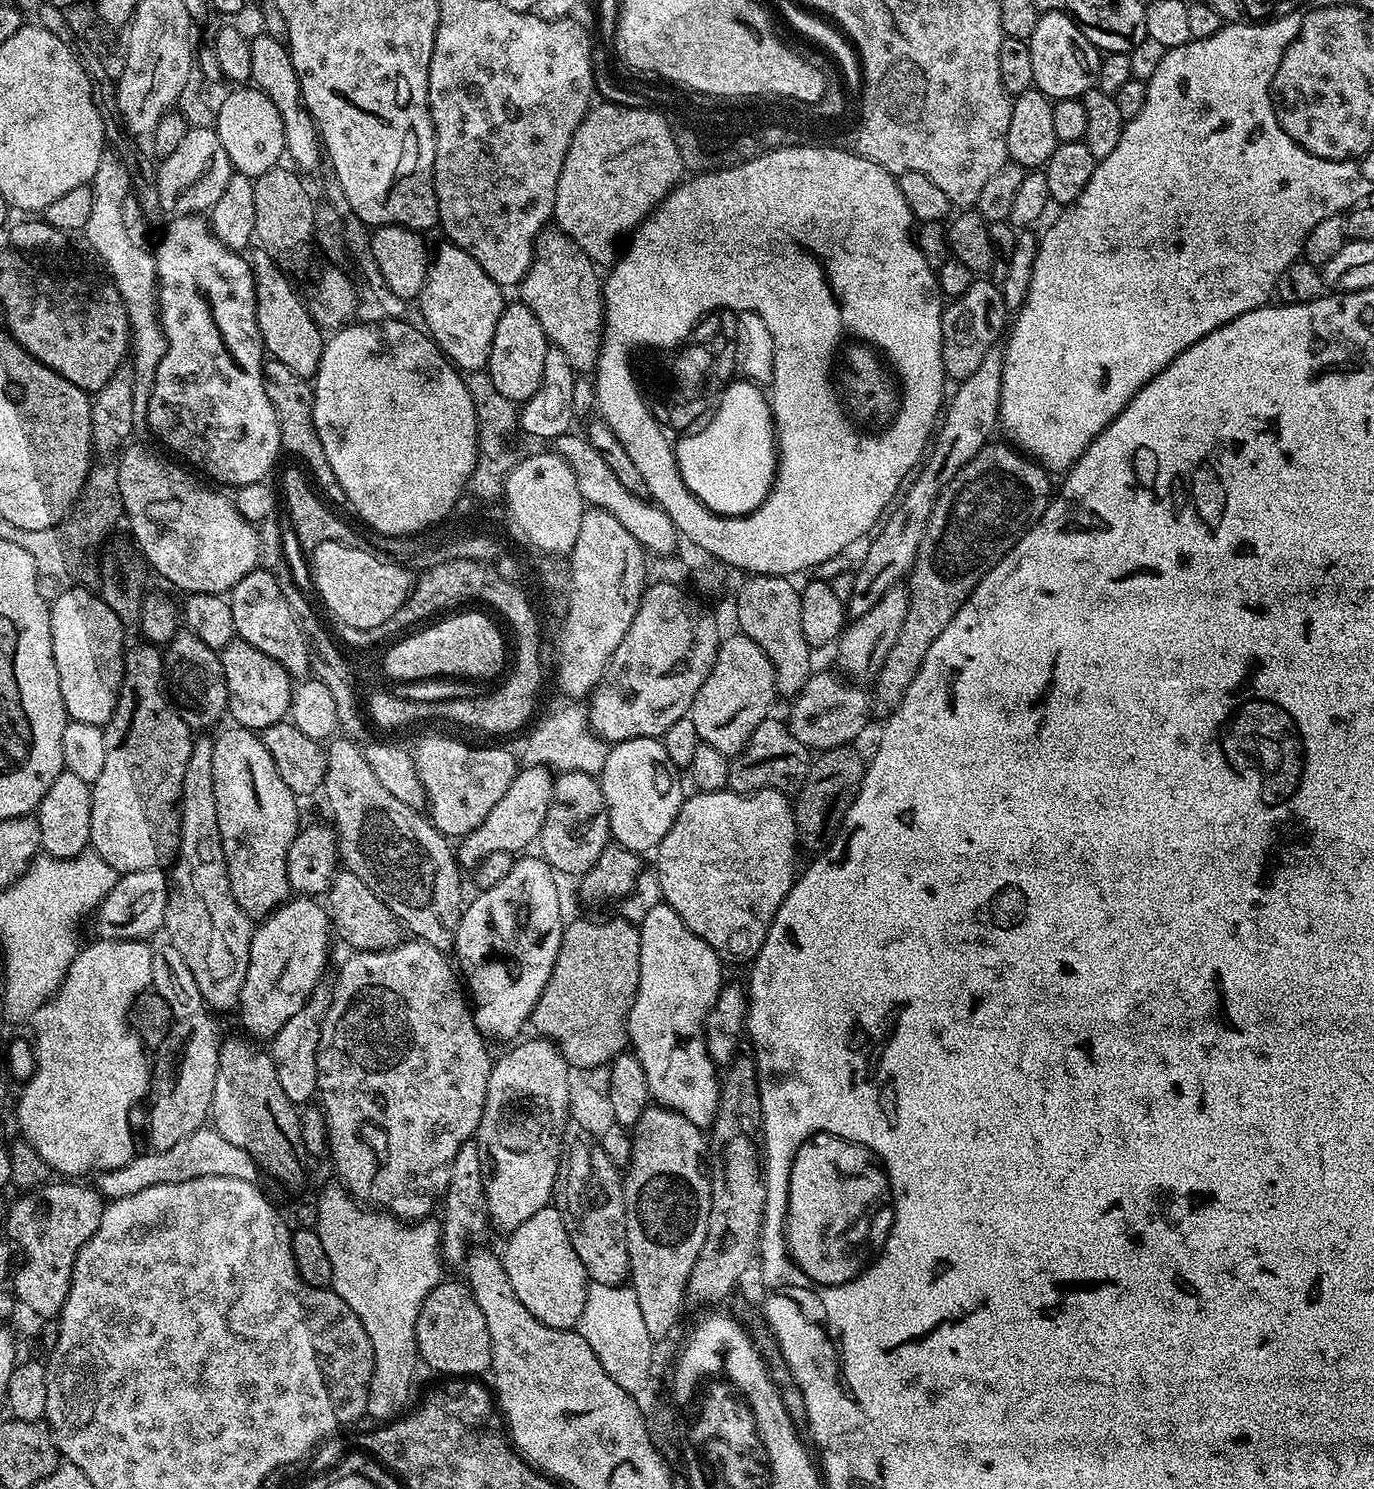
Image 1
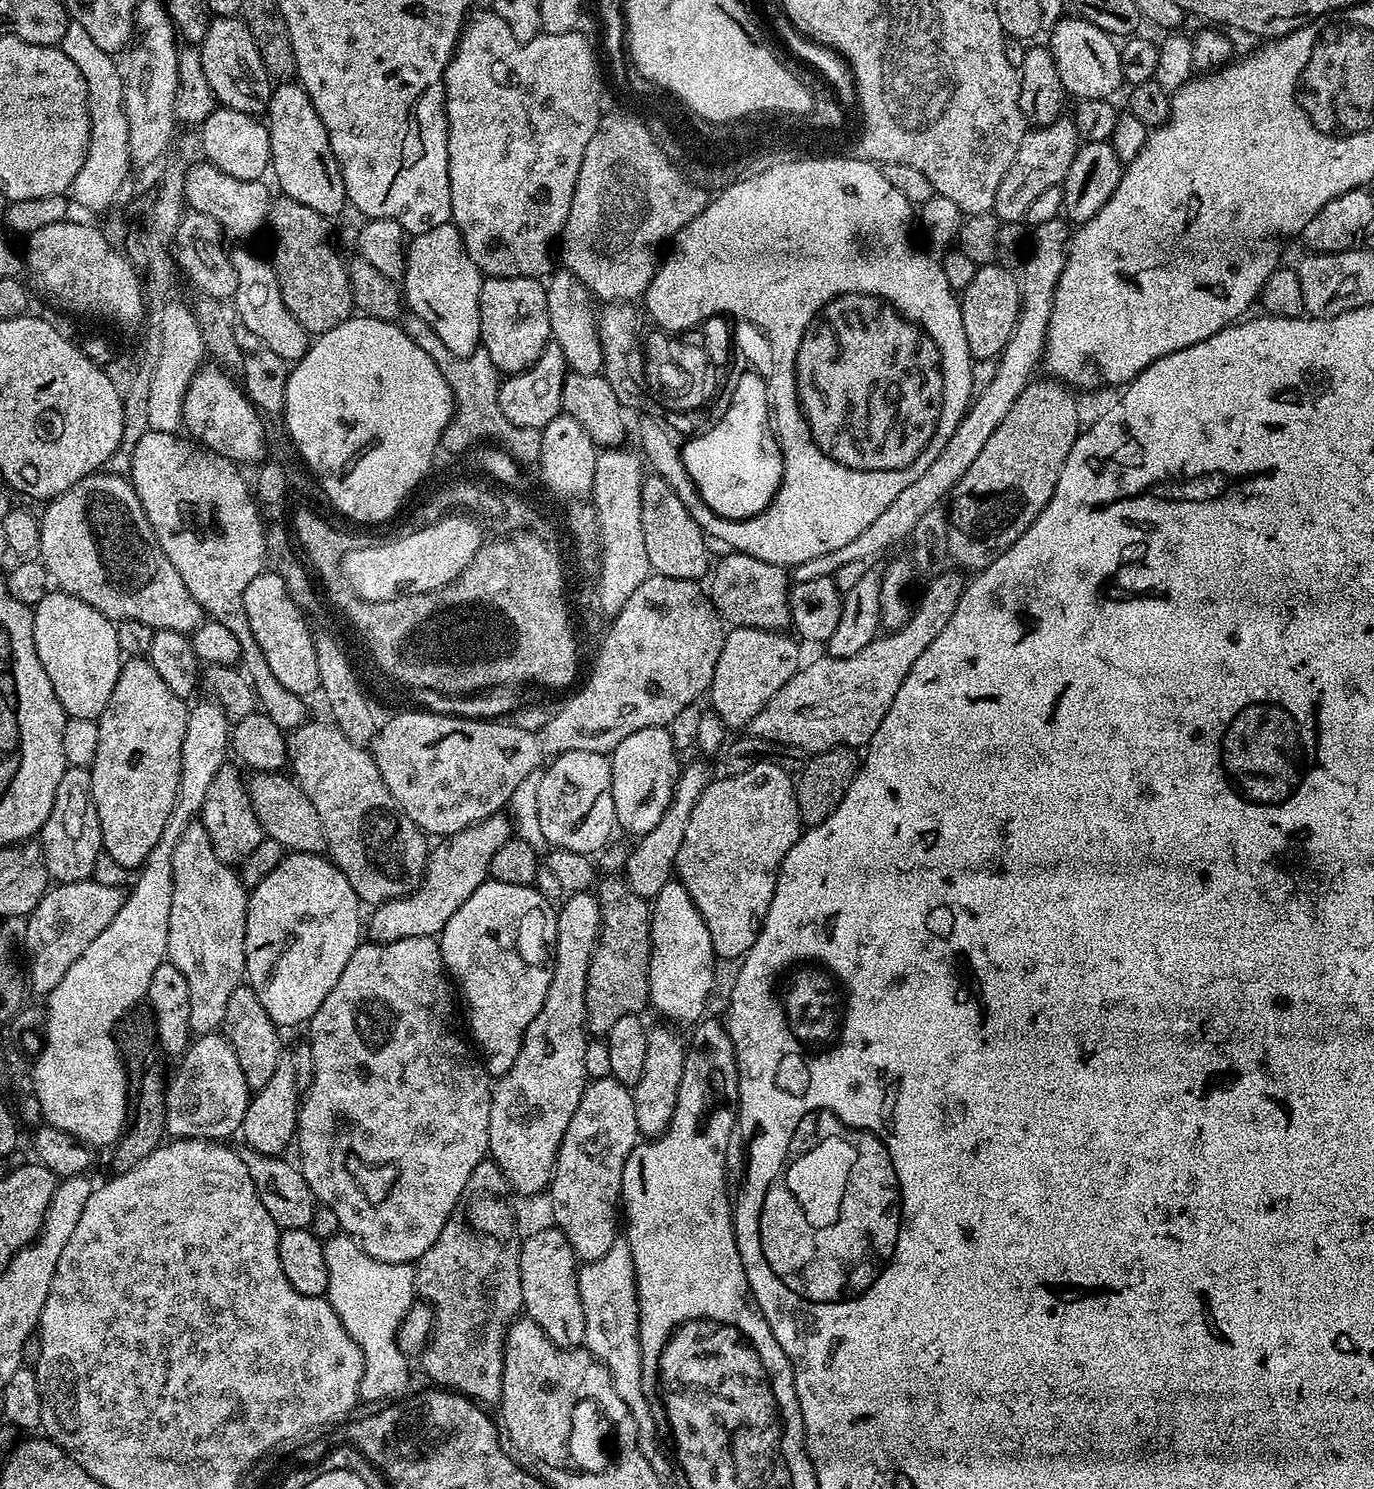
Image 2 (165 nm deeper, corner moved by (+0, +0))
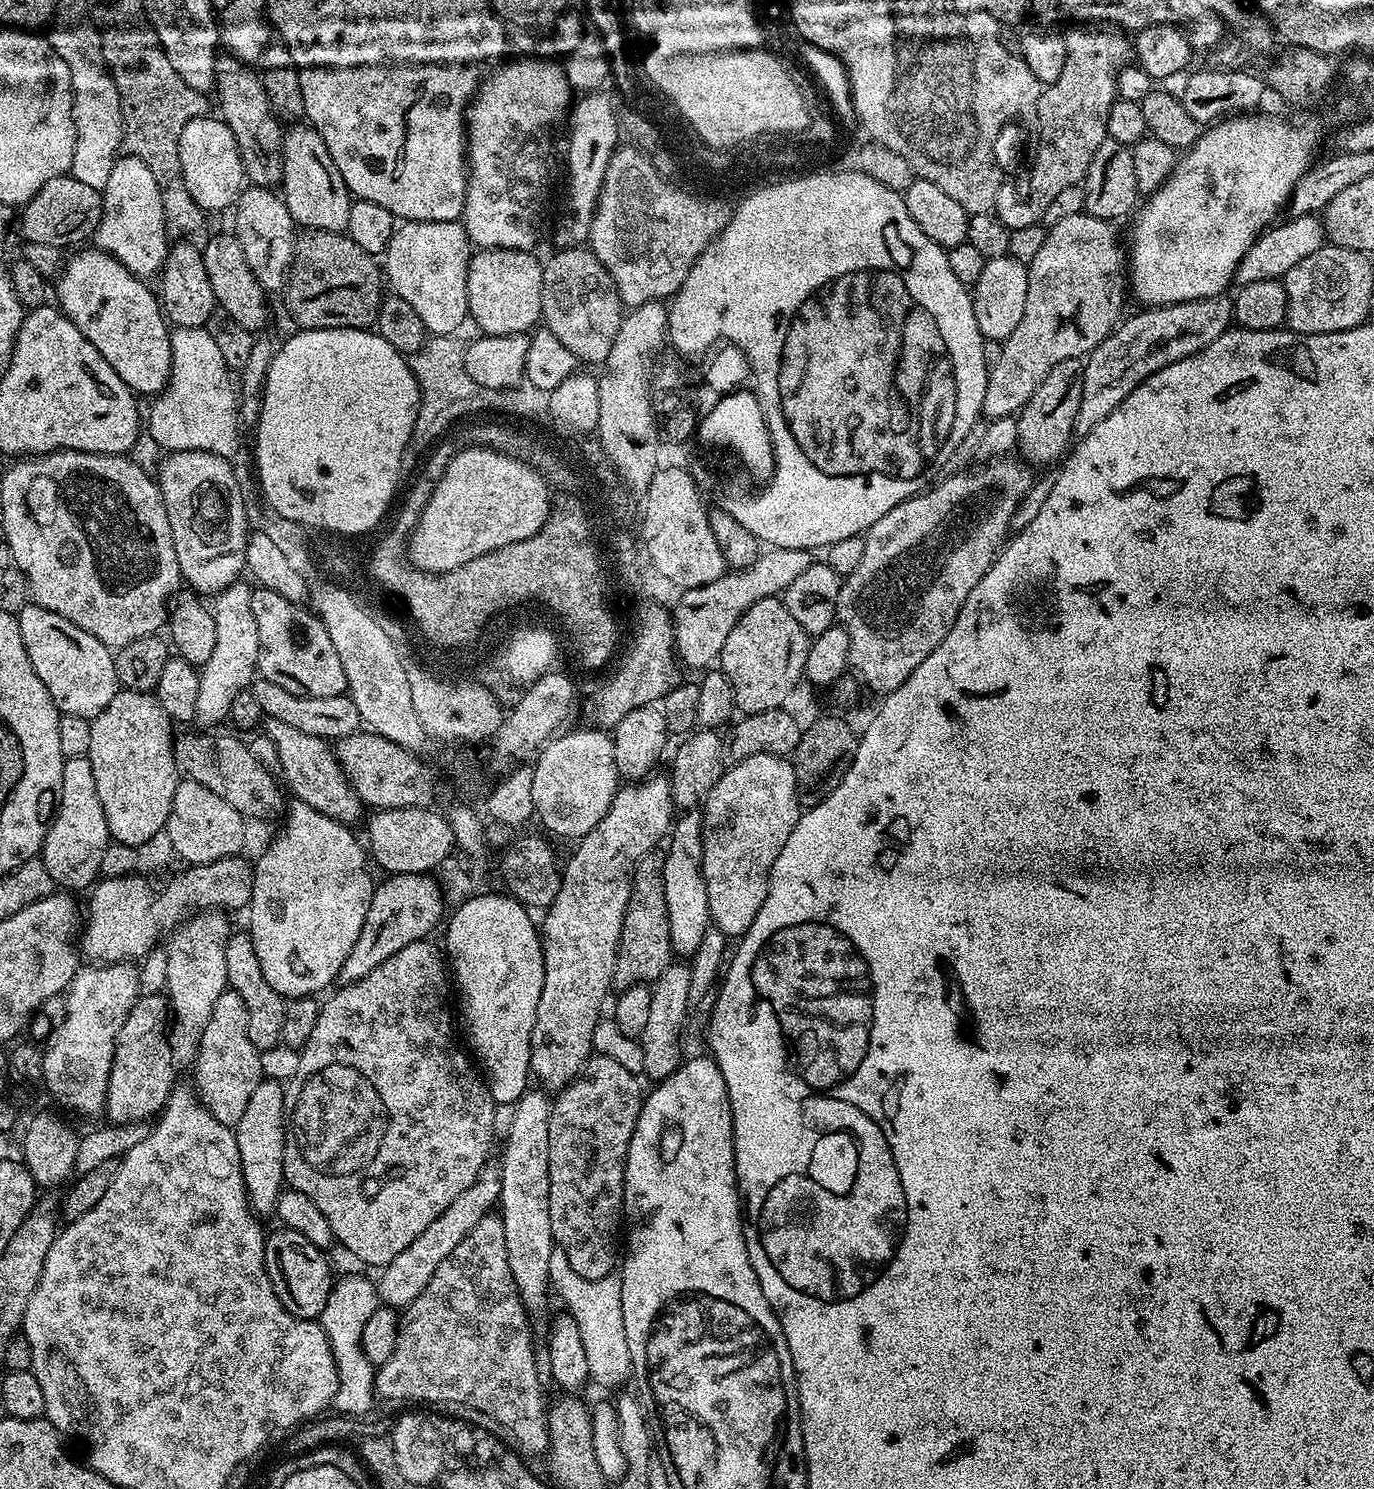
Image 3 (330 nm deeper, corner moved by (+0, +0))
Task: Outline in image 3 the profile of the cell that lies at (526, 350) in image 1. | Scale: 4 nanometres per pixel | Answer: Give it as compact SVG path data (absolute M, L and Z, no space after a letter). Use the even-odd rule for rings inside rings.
M481 248L473 251L472 259L468 261L468 273L466 274L466 298L471 323L476 323L483 335L505 336L523 332L531 333L541 323L544 266L541 257L538 258L536 255L535 251L523 252L501 248Z

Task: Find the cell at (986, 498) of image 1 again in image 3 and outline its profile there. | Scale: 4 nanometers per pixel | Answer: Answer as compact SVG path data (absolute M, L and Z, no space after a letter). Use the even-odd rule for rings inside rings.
M1083 359L1058 362L1058 366L1054 366L1050 374L1046 374L1042 386L1034 390L1034 394L1020 409L1018 452L1029 465L1055 465L1069 451L1074 440L1073 432L1075 420L1078 418L1079 402L1082 400L1084 365Z

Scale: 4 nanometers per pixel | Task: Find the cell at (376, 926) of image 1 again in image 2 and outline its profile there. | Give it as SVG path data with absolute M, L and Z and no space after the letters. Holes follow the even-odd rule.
M283 771L256 772L247 777L246 787L254 814L267 839L283 844L285 849L294 852L323 853L327 849L328 843L322 830L322 818L318 818L318 810L314 810L314 802L306 798L306 794L296 785L291 775Z

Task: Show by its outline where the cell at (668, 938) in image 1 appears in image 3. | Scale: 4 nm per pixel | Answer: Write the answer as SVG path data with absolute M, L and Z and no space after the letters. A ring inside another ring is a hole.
M681 811L670 829L668 852L663 853L666 918L670 918L670 942L673 953L680 958L691 958L696 953L710 926L710 902L706 898L706 882L702 875L703 829L704 817L699 811Z

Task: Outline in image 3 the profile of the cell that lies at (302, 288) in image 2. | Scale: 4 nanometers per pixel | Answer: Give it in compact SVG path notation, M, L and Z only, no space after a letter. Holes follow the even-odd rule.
M303 229L296 238L296 257L292 259L292 270L288 273L288 283L282 289L282 297L288 303L288 312L304 330L317 328L362 328L371 329L380 314L382 299L382 268L377 257L366 254L358 242L354 242L344 232Z

